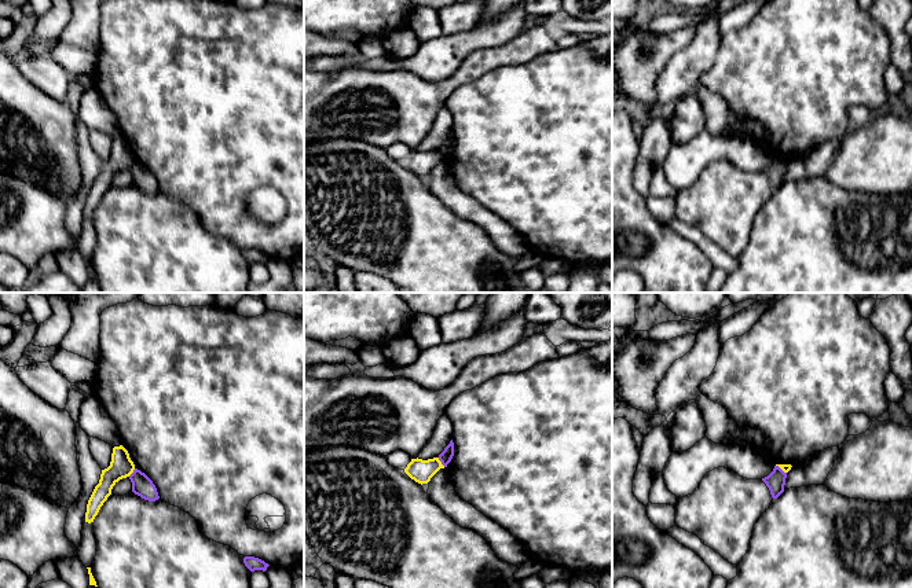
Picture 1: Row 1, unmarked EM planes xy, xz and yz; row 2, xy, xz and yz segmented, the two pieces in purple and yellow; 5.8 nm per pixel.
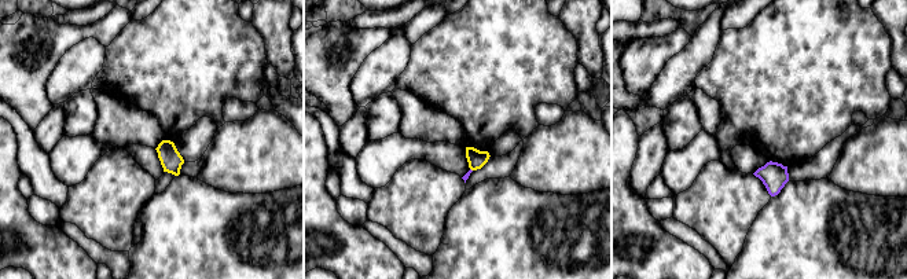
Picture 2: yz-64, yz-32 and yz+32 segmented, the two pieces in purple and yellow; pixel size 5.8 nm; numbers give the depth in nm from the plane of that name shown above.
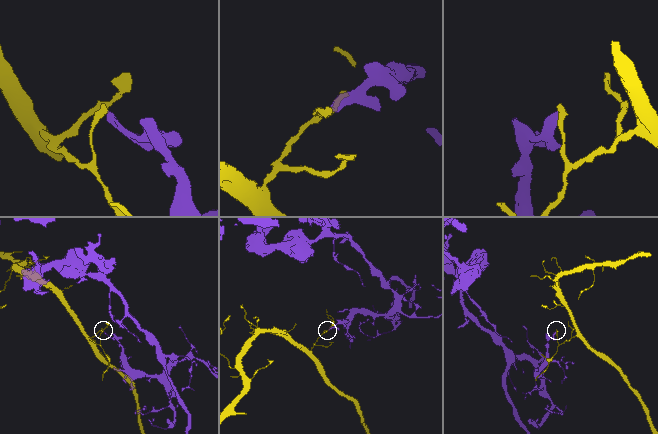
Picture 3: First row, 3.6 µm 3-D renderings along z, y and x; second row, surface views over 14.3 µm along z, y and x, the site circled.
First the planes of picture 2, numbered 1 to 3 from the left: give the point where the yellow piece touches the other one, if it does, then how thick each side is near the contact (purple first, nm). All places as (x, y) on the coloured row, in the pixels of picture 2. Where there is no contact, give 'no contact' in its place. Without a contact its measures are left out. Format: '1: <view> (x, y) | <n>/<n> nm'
1: no contact
2: no contact
3: no contact

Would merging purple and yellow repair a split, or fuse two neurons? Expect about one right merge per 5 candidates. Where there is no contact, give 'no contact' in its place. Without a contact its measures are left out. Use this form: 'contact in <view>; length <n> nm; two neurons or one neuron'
contact in xz; length 70 nm; two neurons

